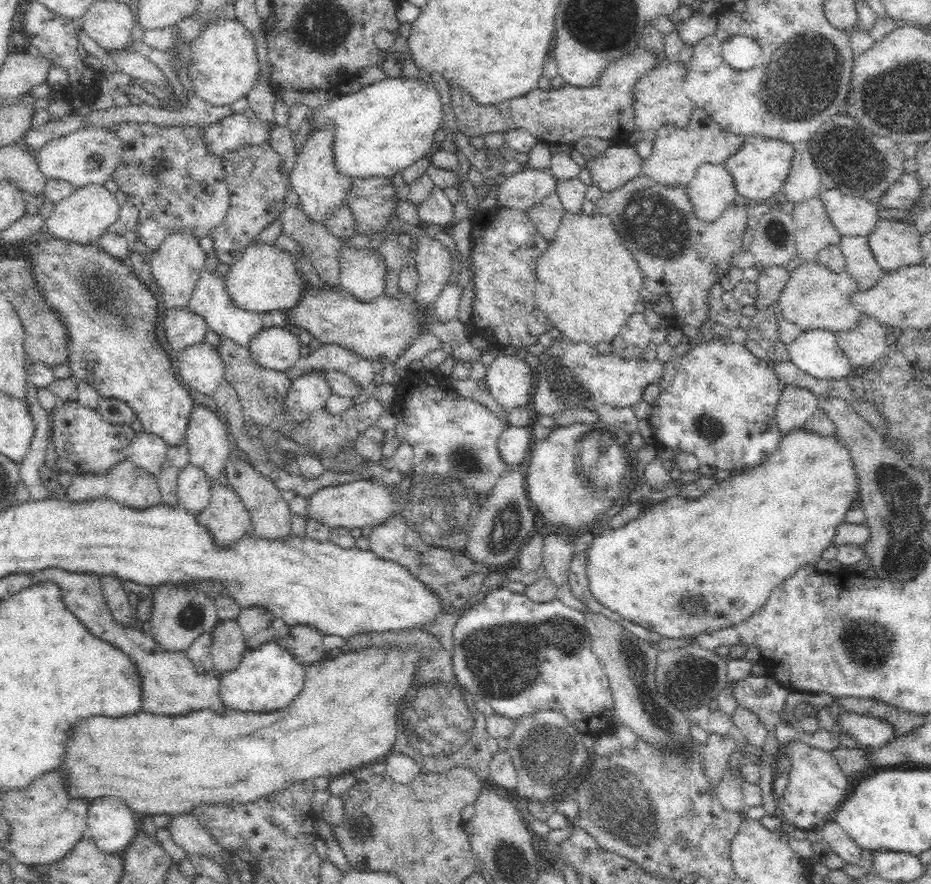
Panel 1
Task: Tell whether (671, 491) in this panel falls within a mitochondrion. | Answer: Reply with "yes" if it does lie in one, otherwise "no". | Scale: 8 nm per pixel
no

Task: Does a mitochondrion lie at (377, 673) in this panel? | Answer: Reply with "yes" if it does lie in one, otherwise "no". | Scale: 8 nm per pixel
no

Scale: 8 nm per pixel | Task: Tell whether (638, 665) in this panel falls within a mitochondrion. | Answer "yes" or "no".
yes

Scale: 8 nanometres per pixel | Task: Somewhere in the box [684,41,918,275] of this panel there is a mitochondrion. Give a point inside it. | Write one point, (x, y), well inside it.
(863, 161)

